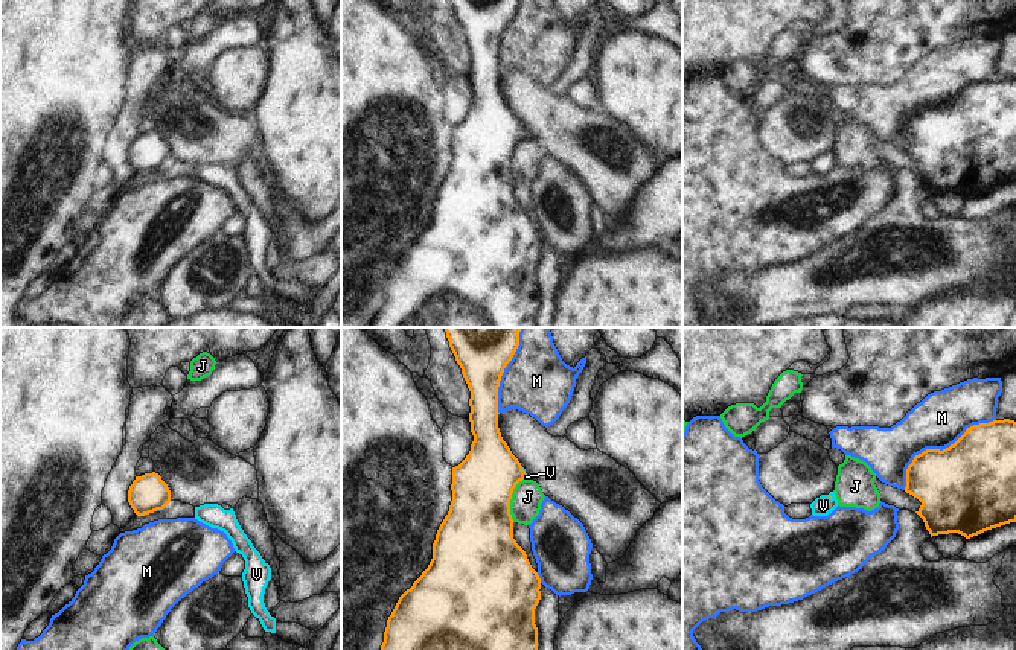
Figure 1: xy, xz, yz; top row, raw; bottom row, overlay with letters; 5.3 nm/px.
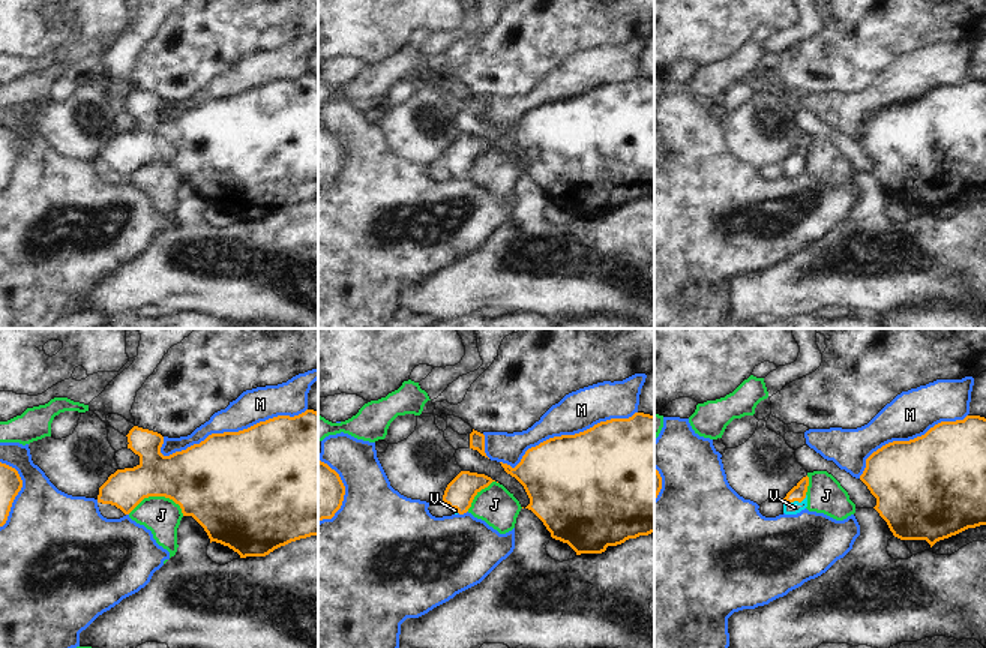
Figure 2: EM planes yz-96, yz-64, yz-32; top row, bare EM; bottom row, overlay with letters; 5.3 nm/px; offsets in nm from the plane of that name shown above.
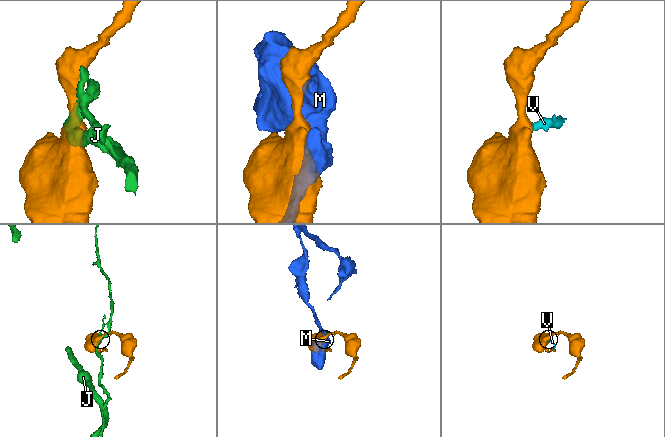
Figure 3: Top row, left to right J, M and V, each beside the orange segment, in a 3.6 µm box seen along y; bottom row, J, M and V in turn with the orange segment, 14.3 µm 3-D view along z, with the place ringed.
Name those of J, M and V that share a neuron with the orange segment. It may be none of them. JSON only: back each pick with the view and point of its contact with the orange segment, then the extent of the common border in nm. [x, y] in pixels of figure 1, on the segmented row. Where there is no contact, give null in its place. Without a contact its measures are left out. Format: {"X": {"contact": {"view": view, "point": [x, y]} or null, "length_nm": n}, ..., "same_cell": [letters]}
{"V": {"contact": {"view": "xz", "point": [524, 474]}, "length_nm": 70}, "same_cell": ["V"]}

